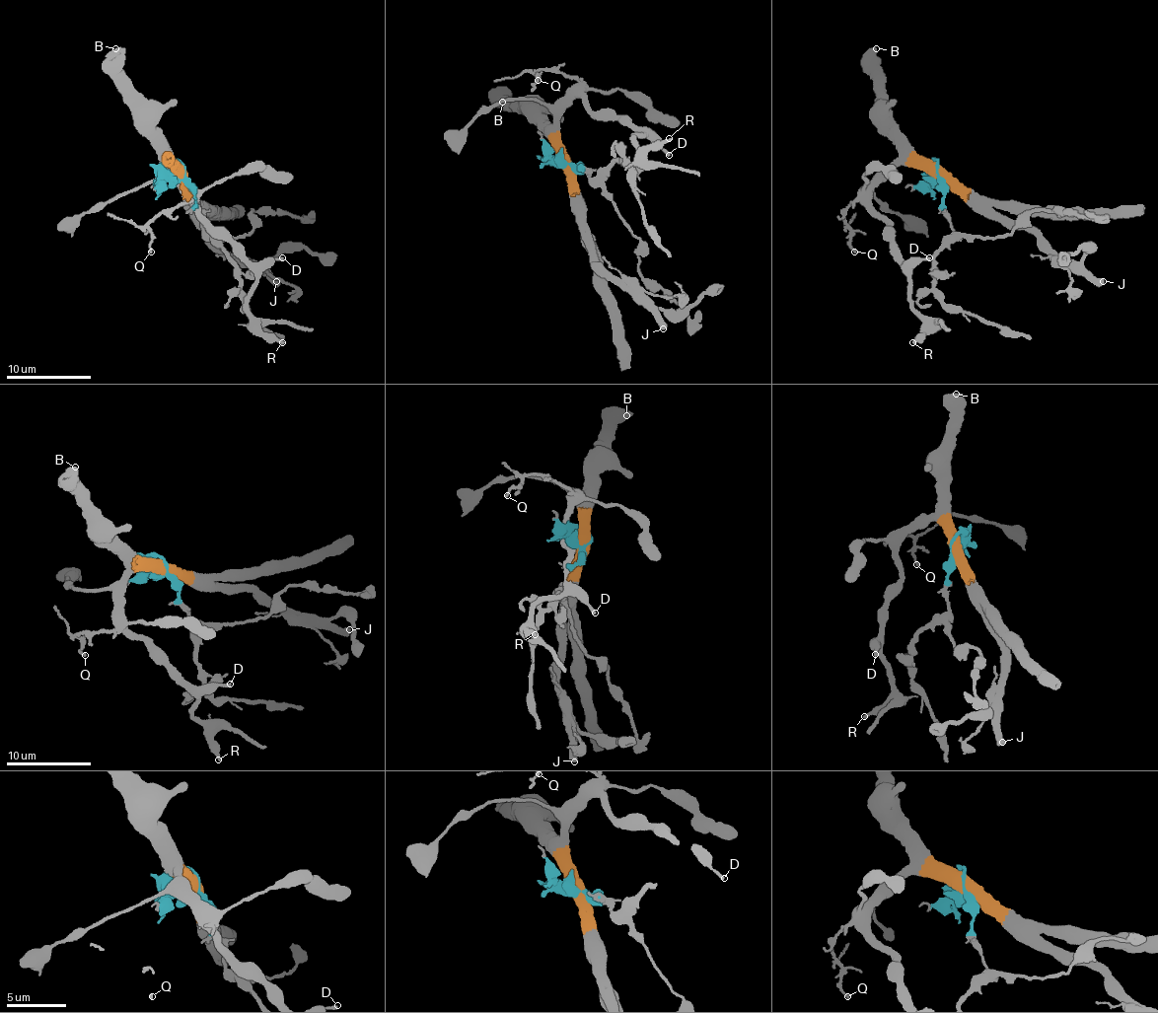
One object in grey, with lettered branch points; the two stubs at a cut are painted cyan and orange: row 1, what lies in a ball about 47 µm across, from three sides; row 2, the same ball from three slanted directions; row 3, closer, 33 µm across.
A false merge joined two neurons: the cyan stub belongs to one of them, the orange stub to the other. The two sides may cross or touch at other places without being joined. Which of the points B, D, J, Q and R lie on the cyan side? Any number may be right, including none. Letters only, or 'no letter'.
no letter

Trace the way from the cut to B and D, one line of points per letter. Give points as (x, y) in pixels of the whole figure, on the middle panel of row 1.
B: (565, 164), (557, 155), (555, 144), (528, 116), (506, 100), (502, 102)
D: (565, 164), (557, 146), (557, 112), (576, 96), (593, 112), (615, 112), (638, 131), (644, 131), (670, 155)

